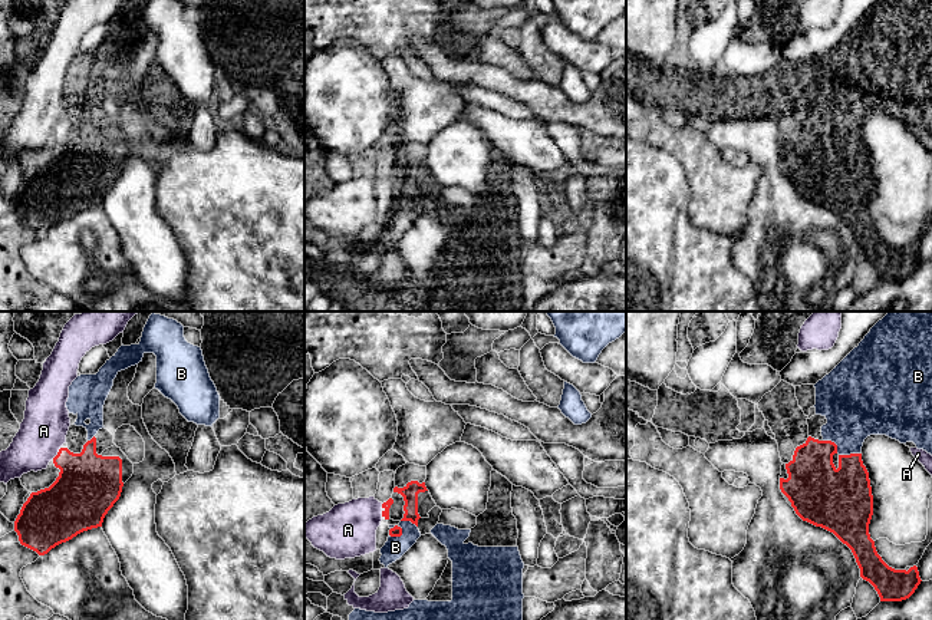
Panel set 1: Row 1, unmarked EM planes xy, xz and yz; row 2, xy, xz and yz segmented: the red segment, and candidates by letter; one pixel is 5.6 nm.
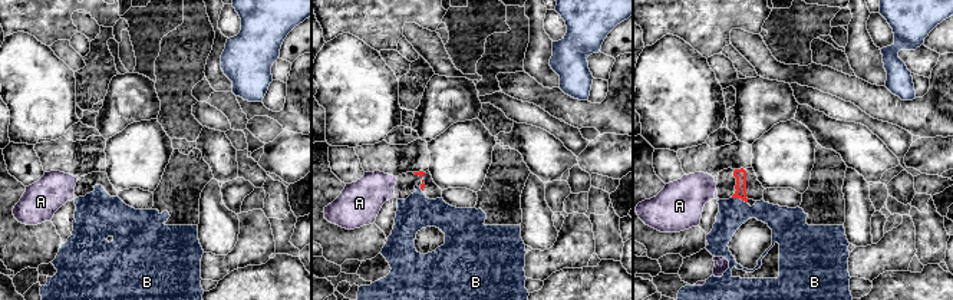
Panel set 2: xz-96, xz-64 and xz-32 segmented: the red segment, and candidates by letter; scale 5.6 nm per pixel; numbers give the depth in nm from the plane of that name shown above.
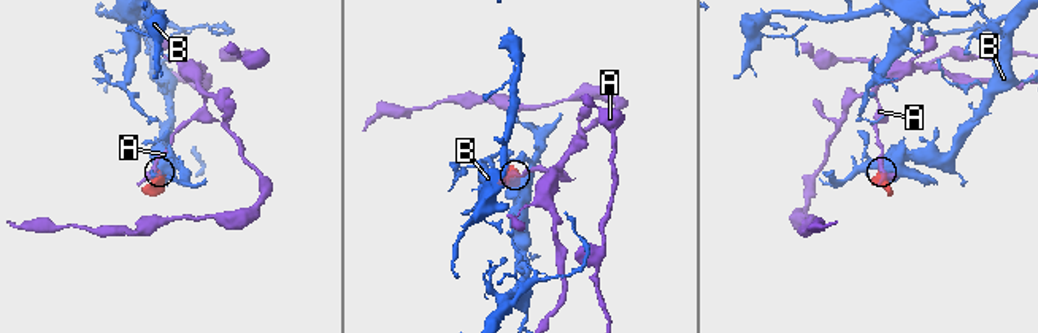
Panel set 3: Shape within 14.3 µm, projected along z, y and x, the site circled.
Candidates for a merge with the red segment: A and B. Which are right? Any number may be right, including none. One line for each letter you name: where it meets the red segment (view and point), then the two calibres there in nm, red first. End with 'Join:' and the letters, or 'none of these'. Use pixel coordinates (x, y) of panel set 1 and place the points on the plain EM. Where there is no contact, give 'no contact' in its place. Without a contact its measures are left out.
B: meets red in yz at (839, 134); 360 nm thick on the red side, 300 nm on the other
Join: B

